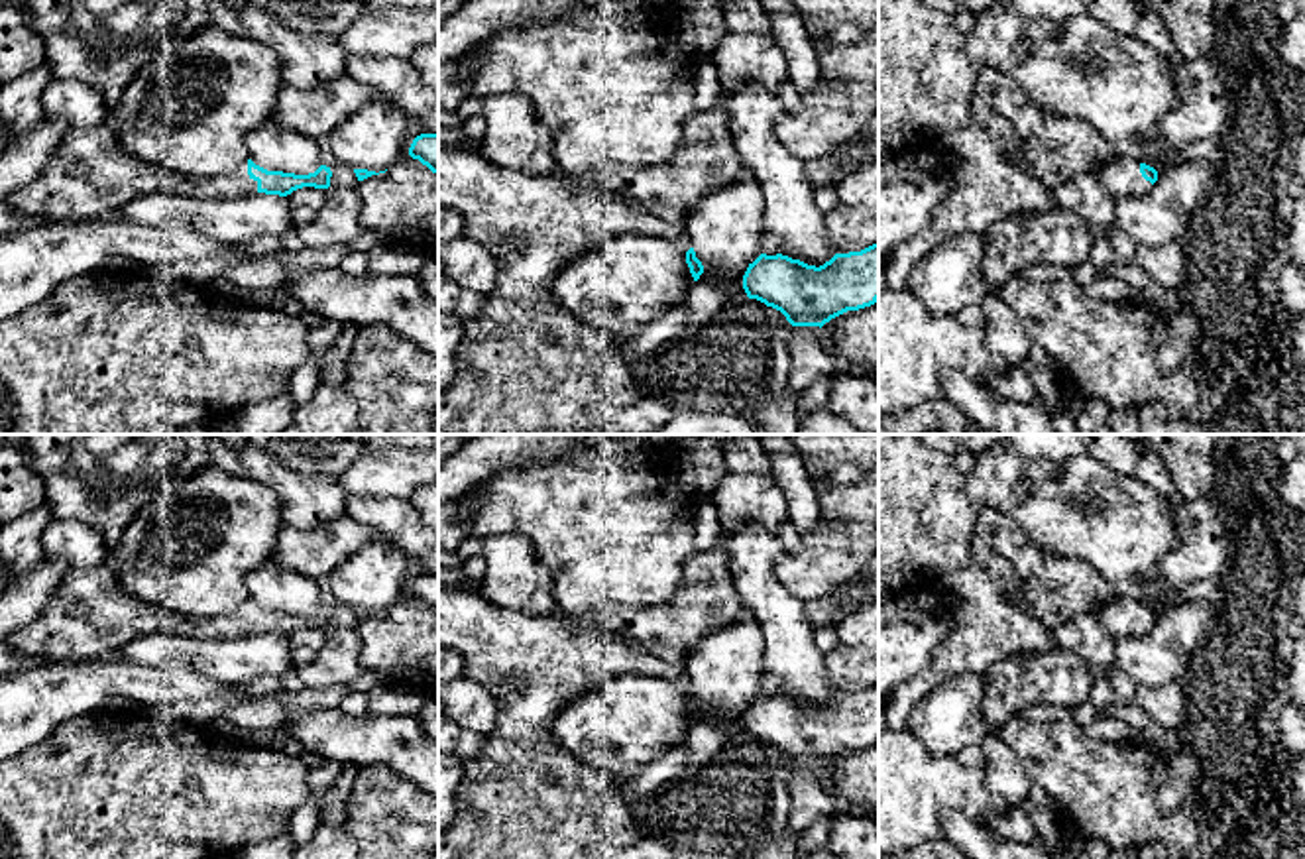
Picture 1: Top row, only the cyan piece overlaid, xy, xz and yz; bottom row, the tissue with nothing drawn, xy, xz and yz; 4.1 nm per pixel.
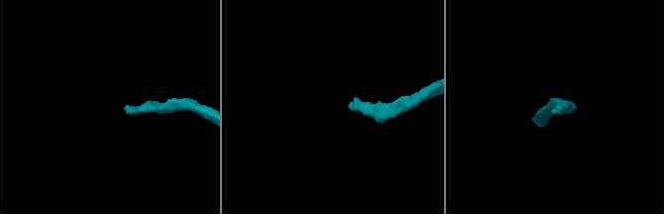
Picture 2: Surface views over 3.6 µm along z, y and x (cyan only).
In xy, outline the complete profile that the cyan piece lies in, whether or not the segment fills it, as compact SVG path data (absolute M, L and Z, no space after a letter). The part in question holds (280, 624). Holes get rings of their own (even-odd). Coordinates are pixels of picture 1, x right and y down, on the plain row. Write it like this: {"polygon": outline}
{"polygon": "M112 564L71 570L43 611L26 627L10 633L6 645L49 664L81 664L118 657L118 651L155 631L185 633L202 639L238 639L252 633L287 637L297 629L328 629L332 611L320 605L314 613L295 615L267 611L252 600L208 619L189 619L128 594Z"}

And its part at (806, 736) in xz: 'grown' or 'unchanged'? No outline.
unchanged

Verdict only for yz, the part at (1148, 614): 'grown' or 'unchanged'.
grown

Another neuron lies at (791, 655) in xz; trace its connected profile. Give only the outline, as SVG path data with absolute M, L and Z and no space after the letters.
M741 525L727 541L733 586L765 635L765 672L780 680L782 696L820 708L835 690L804 617L806 603L778 582L776 564L782 554L778 533L759 525Z

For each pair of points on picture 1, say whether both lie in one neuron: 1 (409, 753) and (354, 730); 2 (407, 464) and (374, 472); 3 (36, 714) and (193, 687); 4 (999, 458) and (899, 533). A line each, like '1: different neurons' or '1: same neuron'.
1: same neuron
2: same neuron
3: same neuron
4: different neurons

